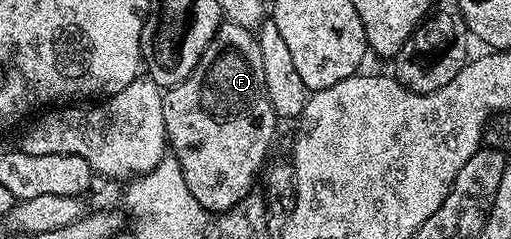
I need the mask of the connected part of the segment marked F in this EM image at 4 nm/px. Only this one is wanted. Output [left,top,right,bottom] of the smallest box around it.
[162,23,280,215]

